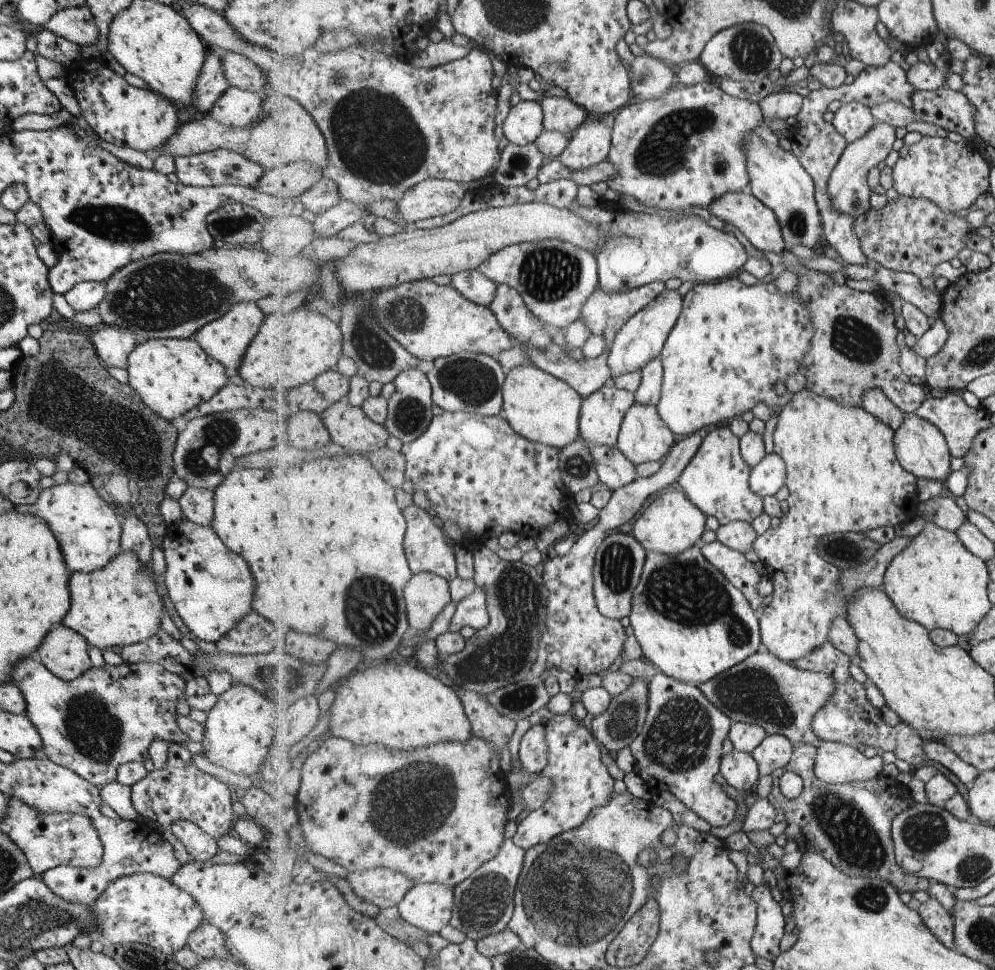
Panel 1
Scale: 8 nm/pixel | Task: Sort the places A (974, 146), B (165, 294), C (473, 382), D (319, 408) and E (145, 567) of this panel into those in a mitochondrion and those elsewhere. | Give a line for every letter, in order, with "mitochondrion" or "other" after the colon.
A: other
B: mitochondrion
C: mitochondrion
D: other
E: other

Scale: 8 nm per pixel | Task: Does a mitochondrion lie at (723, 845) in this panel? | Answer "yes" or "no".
no

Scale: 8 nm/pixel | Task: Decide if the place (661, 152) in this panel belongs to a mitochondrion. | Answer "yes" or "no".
yes

